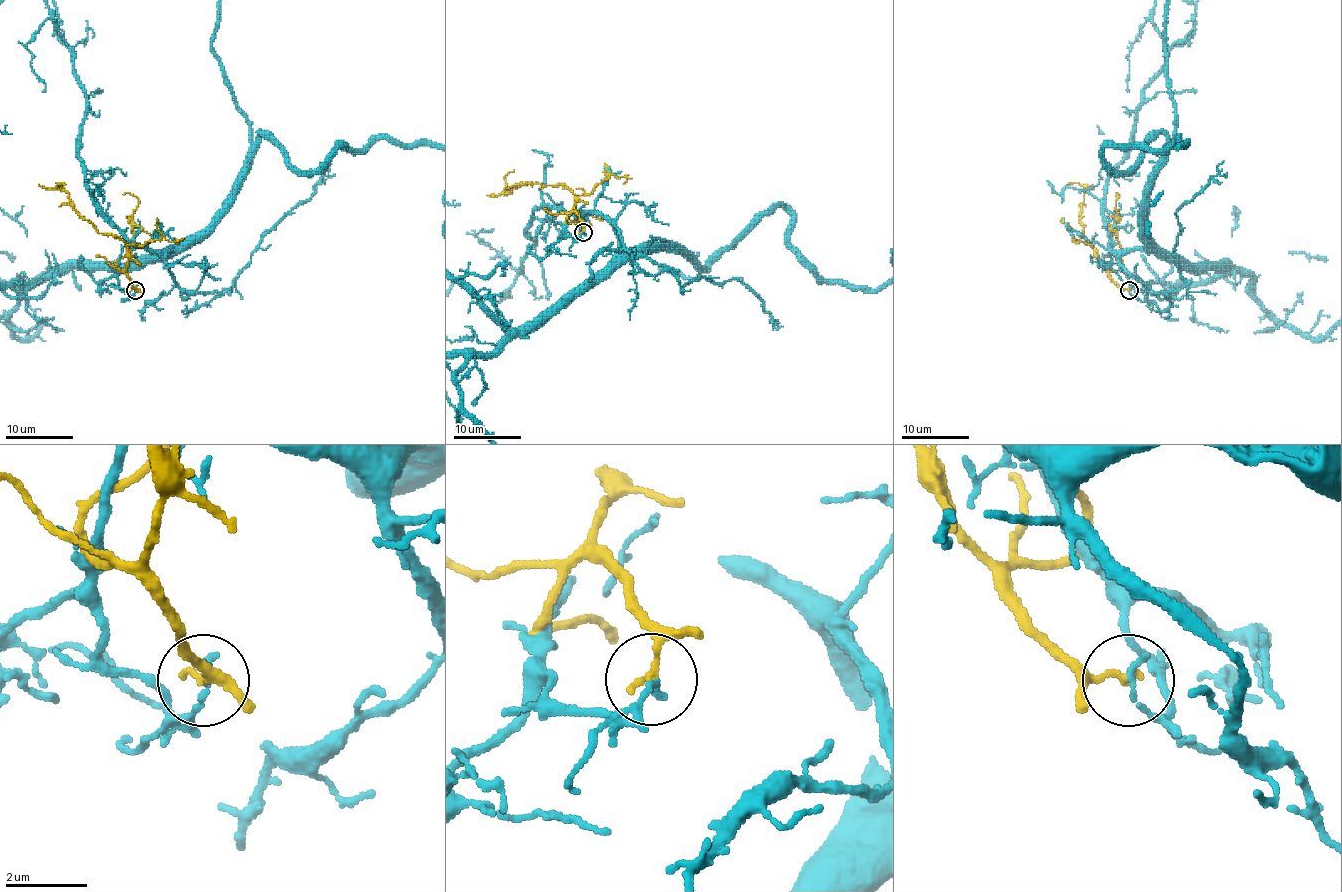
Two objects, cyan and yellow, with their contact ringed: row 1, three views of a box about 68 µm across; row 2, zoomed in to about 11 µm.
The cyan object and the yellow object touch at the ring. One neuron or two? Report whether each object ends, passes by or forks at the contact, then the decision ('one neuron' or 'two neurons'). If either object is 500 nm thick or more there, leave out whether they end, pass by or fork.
cyan ends there; yellow ends there; two neurons

